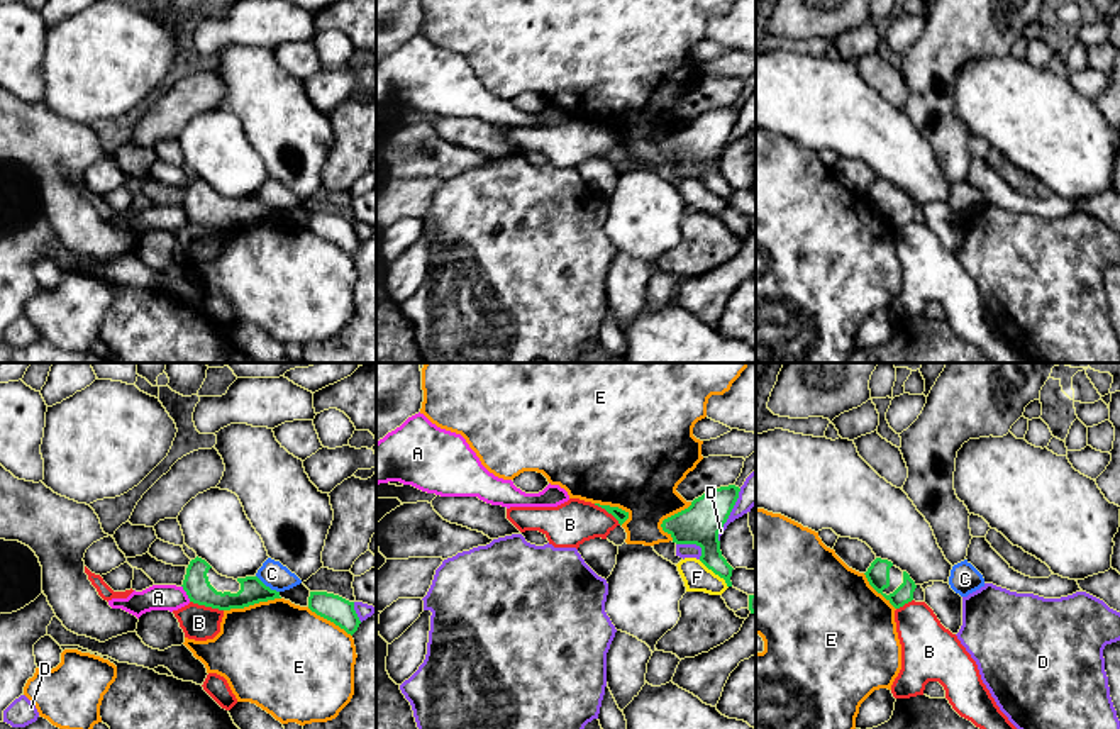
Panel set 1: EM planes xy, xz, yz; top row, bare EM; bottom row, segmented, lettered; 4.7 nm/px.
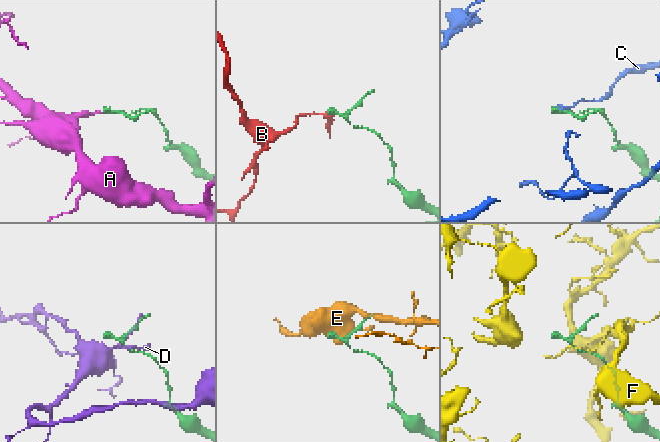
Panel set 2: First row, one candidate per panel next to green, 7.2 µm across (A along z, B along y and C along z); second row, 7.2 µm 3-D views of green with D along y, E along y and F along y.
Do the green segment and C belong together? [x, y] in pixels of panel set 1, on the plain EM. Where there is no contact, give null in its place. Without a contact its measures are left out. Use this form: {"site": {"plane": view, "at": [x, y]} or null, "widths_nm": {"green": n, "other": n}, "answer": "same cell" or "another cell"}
{"site": {"plane": "xy", "at": [268, 207]}, "widths_nm": {"green": 120, "other": 120}, "answer": "another cell"}

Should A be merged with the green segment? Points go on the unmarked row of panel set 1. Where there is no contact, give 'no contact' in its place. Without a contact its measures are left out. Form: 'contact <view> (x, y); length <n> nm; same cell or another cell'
contact xy (187, 214); length 90 nm; another cell

